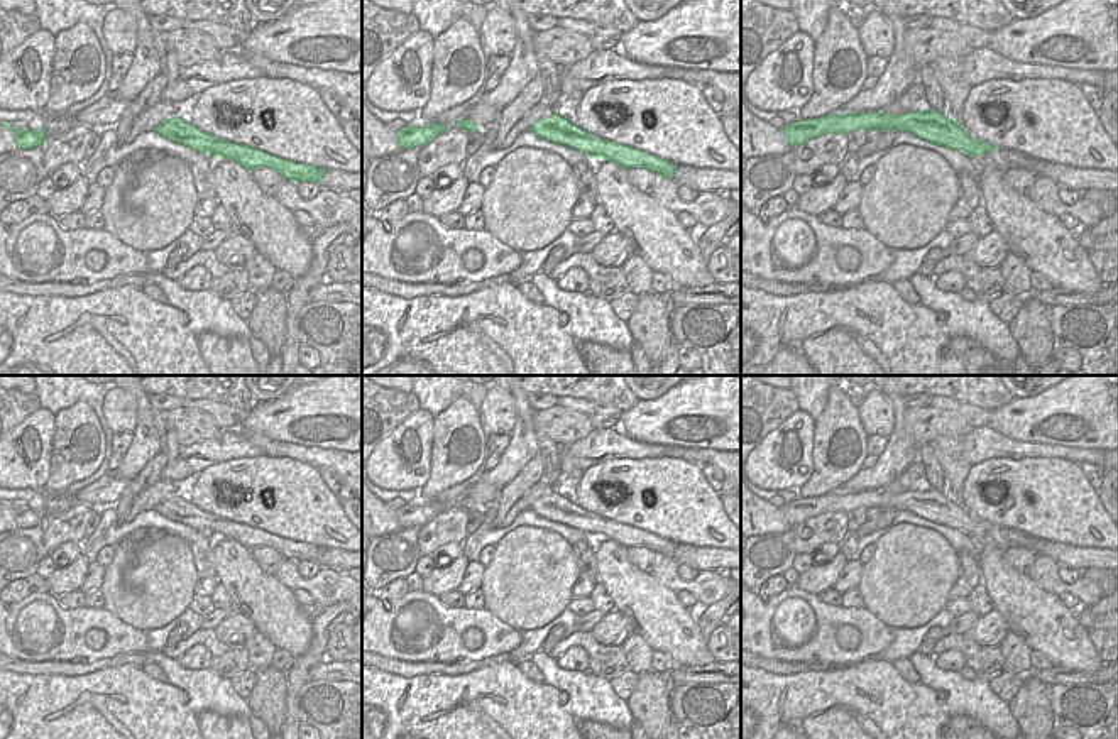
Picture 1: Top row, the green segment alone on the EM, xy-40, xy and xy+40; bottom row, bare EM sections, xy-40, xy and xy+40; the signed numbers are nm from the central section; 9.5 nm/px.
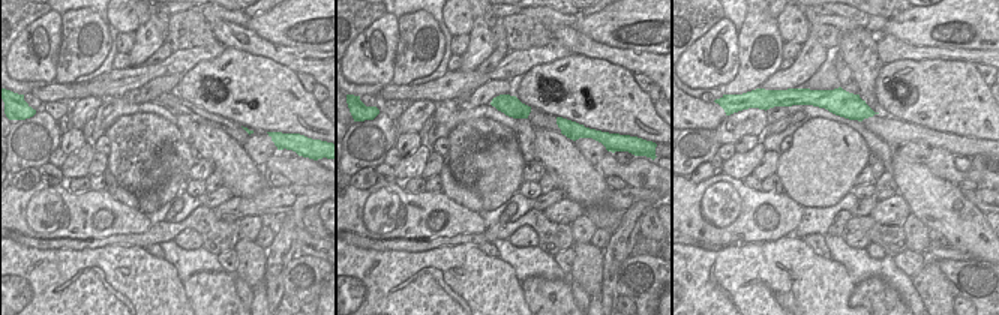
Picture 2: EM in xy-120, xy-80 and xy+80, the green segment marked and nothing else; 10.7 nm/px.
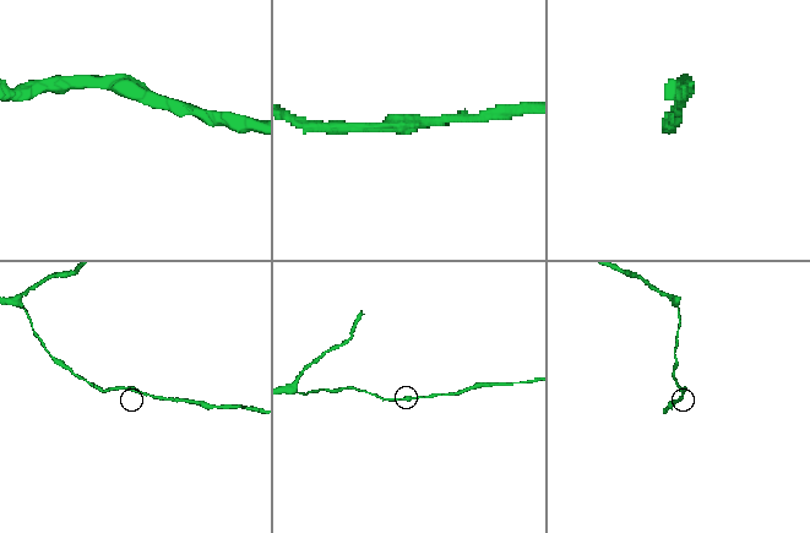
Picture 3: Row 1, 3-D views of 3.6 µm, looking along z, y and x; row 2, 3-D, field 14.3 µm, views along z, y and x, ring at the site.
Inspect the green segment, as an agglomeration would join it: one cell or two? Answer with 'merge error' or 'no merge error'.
no merge error

